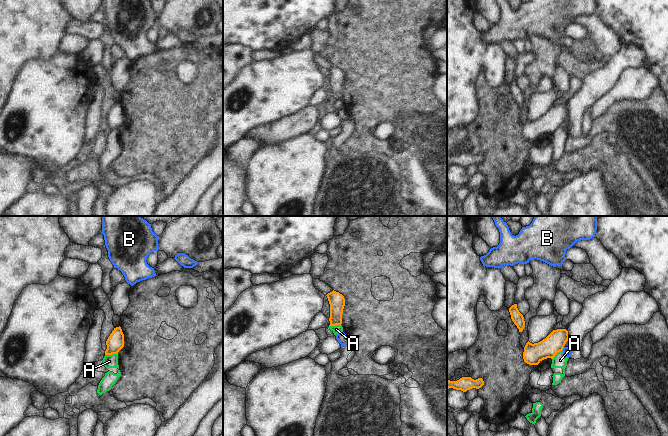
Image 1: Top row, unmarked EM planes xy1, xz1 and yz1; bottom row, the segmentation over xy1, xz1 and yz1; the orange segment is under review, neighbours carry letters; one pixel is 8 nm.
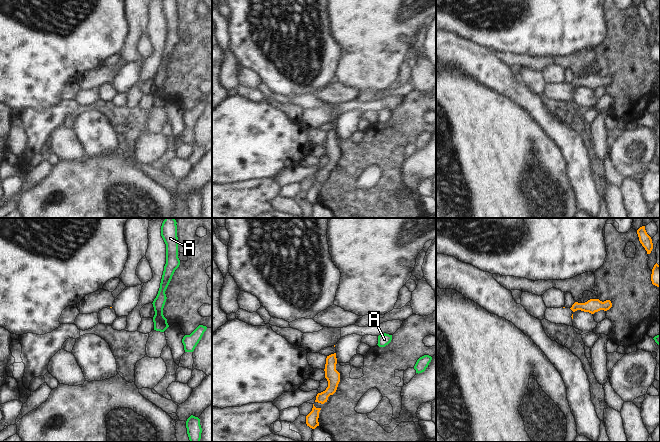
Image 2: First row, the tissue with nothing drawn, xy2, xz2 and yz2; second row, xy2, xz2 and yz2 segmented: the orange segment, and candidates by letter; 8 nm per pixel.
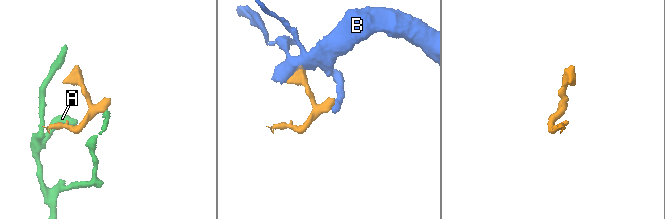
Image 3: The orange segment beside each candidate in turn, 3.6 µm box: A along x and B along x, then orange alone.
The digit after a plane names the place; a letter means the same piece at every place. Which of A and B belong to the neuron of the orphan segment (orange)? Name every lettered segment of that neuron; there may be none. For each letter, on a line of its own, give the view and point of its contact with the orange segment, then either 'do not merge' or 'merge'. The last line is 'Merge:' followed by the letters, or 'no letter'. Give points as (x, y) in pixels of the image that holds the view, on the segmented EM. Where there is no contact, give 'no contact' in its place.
A: meets orange in xy1 at (111, 354); do not merge
B: meets orange in yz1 at (562, 349); do not merge
Merge: no letter

